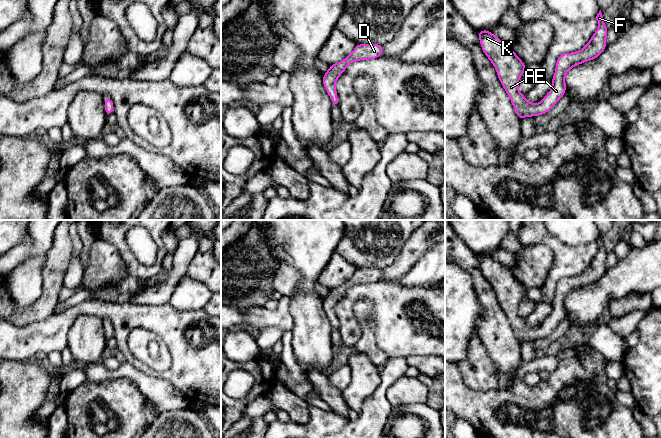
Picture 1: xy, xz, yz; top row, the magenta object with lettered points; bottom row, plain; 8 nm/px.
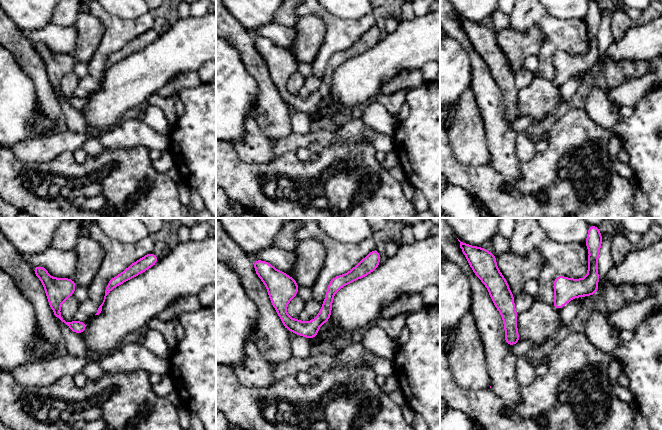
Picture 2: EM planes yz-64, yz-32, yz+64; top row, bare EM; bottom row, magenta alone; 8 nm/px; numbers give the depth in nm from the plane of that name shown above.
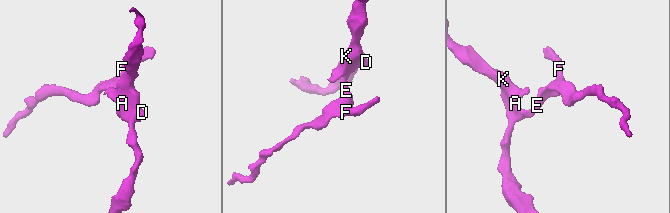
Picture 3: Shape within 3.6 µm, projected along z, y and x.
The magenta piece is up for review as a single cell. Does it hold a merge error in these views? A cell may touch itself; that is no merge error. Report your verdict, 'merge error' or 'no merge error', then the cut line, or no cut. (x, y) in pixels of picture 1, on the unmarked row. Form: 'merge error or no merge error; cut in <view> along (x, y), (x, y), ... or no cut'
no merge error; no cut

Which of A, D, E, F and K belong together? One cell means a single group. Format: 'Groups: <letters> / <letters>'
Groups: A D E F K

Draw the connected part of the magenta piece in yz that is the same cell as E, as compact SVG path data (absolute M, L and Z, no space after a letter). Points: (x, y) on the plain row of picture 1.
M601 234L599 235L595 243L598 245L599 250L595 258L588 266L588 268L578 276L563 277L559 280L556 287L556 295L552 303L552 313L538 328L531 328L530 326L527 325L525 320L523 320L518 315L519 302L526 295L526 290L521 285L521 283L514 277L514 275L507 268L502 266L498 261L494 260L489 254L476 255L479 259L481 272L486 278L486 280L489 282L489 284L495 290L499 304L503 309L504 313L506 314L507 318L509 319L513 331L516 335L516 338L520 344L524 341L528 341L528 340L534 341L547 337L550 334L550 332L553 329L555 329L566 316L566 310L565 310L566 296L572 291L574 291L575 289L581 288L589 284L594 284L604 275L604 273L607 270L606 260L607 260L608 252L603 245Z

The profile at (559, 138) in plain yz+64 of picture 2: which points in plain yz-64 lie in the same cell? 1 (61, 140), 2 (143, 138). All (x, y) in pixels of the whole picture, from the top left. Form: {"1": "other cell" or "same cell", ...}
{"1": "other cell", "2": "other cell"}

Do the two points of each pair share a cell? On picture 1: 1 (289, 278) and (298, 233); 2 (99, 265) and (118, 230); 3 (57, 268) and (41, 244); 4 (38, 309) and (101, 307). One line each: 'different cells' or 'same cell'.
1: different cells
2: different cells
3: different cells
4: different cells

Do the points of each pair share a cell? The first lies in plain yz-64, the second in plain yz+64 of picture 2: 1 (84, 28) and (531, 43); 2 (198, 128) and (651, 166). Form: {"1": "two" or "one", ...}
{"1": "one", "2": "one"}

